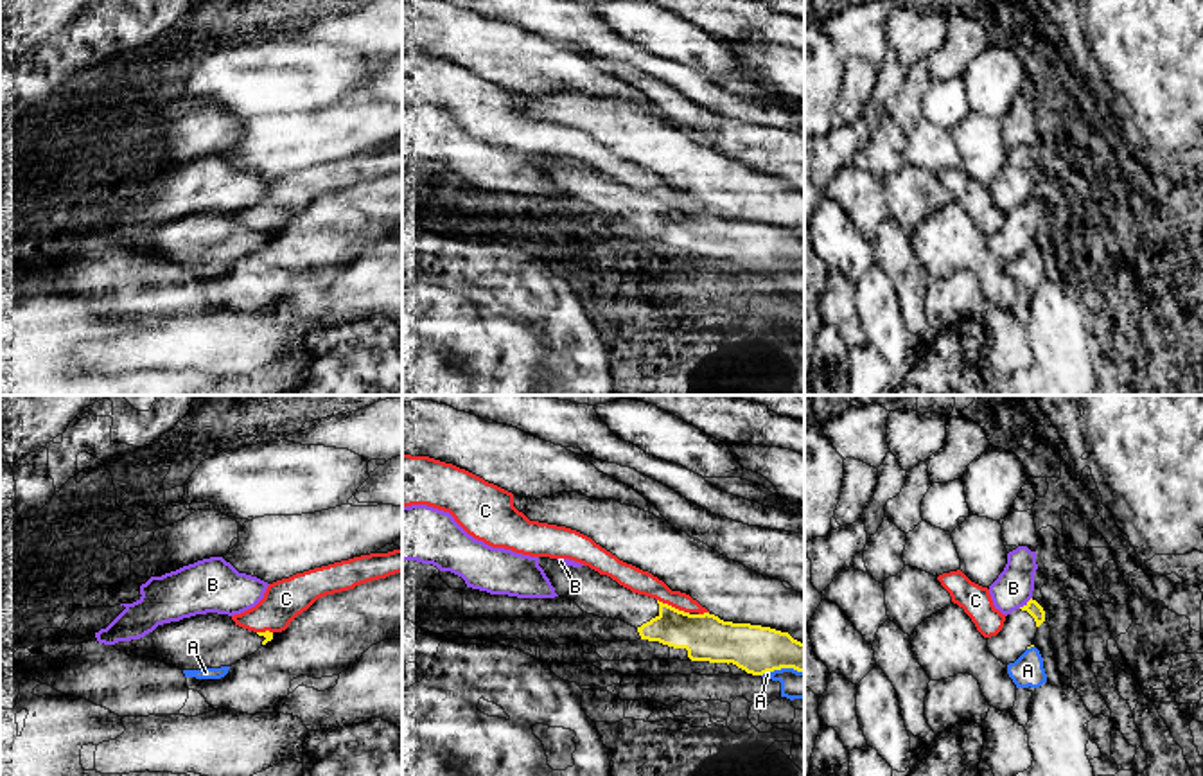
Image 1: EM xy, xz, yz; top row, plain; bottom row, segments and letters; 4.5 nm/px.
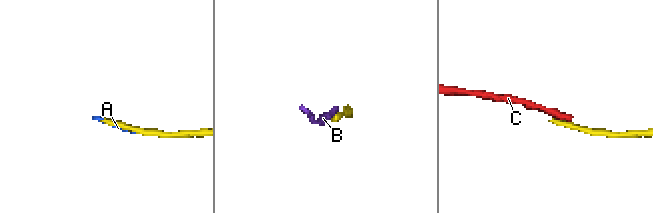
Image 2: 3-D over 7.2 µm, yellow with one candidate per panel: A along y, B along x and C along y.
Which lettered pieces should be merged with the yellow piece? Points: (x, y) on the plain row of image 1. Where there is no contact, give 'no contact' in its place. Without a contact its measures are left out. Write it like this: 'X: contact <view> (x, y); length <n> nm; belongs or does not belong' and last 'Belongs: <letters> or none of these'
A: contact xz (781, 264); length 190 nm; does not belong
B: contact yz (1024, 203); length 80 nm; does not belong
C: contact xz (674, 205); length 160 nm; does not belong
Belongs: none of these

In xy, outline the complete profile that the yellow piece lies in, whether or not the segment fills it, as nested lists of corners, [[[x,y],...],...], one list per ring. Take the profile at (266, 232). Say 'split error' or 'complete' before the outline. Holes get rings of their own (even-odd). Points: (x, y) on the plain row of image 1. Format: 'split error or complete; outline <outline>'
split error; outline [[[206,210],[158,223],[154,246],[140,255],[156,255],[180,268],[232,264],[273,237],[273,230],[239,225],[232,214]]]

